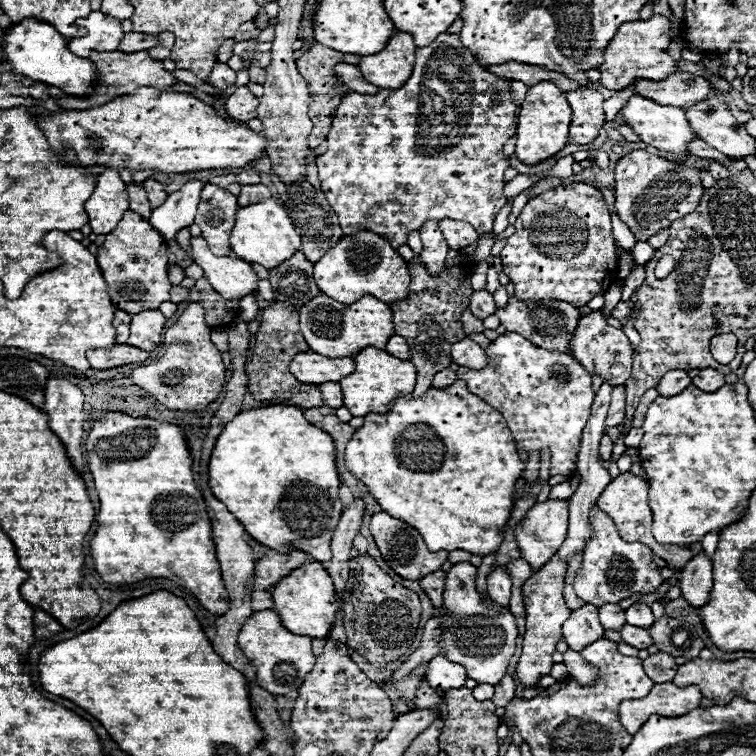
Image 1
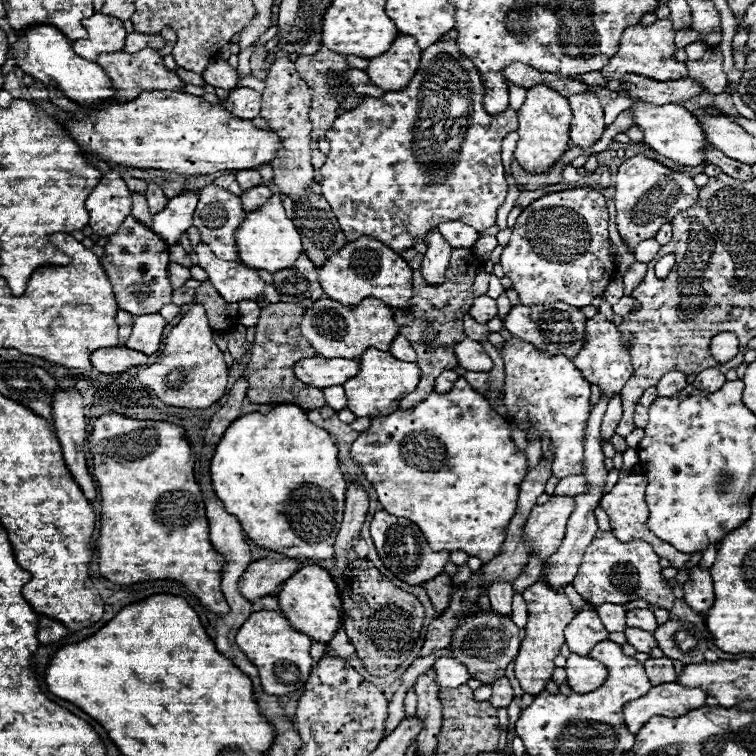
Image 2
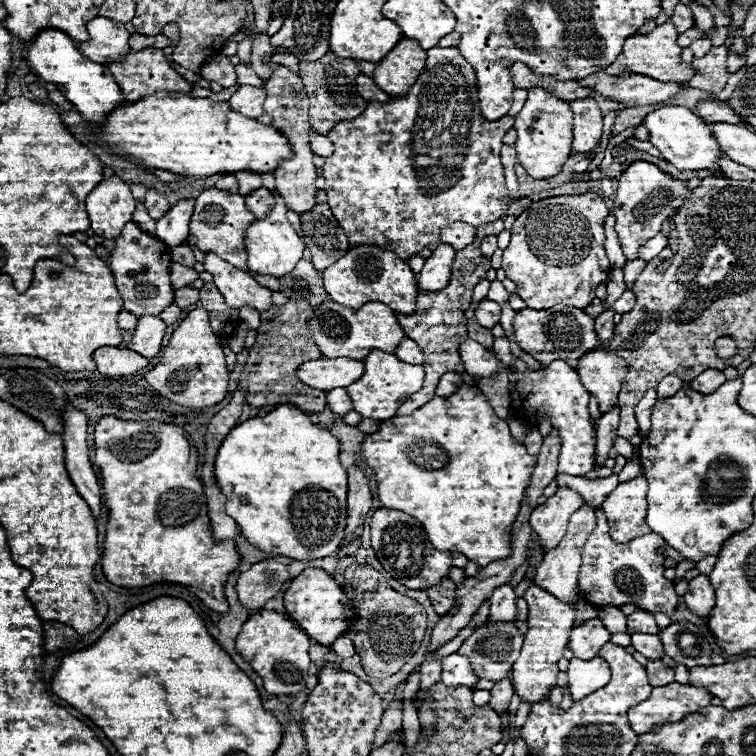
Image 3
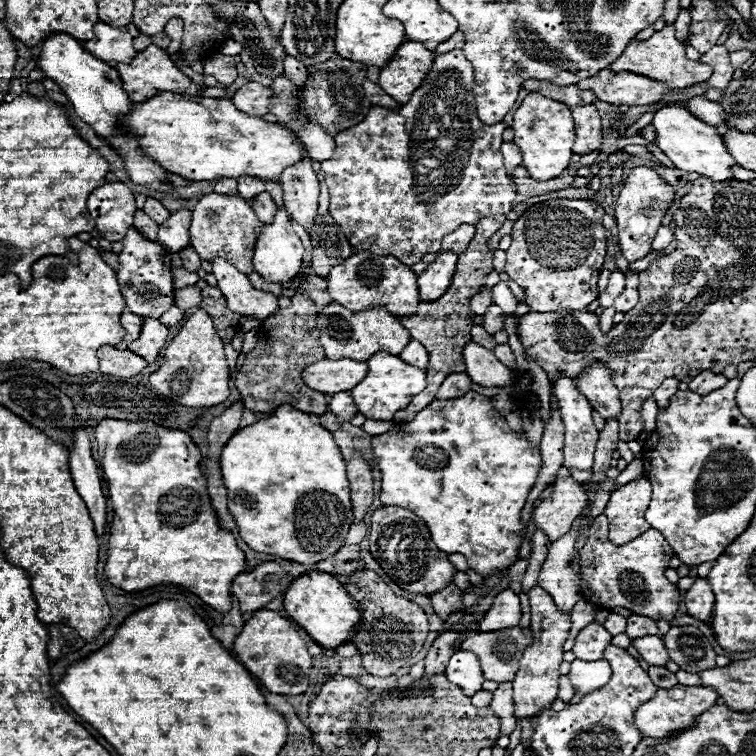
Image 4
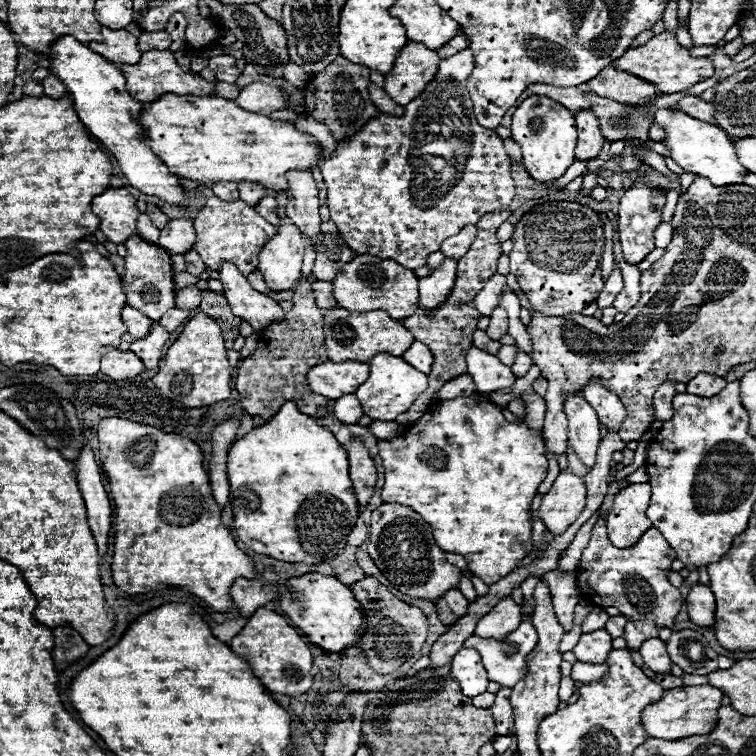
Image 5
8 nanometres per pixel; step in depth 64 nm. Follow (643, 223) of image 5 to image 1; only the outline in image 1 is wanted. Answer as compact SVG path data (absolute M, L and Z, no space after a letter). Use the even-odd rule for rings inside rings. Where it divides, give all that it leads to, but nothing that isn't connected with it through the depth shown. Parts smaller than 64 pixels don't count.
M634 150L616 164L616 212L620 220L630 228L636 240L648 240L658 230L668 228L672 220L694 212L704 192L700 184L702 170L694 170L688 164L670 162L654 156L646 150Z

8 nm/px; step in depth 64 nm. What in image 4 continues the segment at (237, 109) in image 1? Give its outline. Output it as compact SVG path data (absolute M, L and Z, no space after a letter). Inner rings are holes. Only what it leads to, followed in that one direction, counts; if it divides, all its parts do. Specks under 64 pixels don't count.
M250 82L250 84L242 86L232 96L232 102L234 102L236 108L240 108L246 114L264 116L264 114L270 112L270 98L272 98L272 88L270 86Z

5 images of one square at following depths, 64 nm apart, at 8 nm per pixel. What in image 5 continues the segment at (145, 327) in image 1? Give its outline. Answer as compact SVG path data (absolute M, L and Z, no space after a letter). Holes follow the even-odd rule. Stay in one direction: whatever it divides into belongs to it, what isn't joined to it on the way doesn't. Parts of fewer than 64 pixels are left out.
M154 324L146 338L130 344L130 350L144 362L146 368L156 368L162 360L162 348L168 338L170 334L160 324Z

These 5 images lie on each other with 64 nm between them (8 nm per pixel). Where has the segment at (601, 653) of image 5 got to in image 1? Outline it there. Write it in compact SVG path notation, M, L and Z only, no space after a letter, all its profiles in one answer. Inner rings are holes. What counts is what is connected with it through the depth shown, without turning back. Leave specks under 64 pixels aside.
M584 604L582 608L574 610L572 616L564 622L562 634L570 650L574 652L580 652L588 644L600 640L604 636L604 628L598 622L598 608L592 604Z

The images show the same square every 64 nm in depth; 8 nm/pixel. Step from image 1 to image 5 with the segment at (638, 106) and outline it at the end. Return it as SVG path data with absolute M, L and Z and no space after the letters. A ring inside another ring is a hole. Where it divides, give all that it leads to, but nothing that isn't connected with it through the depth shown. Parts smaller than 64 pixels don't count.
M666 108L656 110L654 122L664 126L666 134L668 134L664 144L672 150L672 160L680 168L684 168L686 172L692 172L696 176L710 178L710 182L714 186L744 184L744 174L748 174L748 170L744 170L744 166L738 160L734 140L728 138L728 134L720 126L708 124L708 122L692 118L684 112L672 112L672 110L666 110Z

